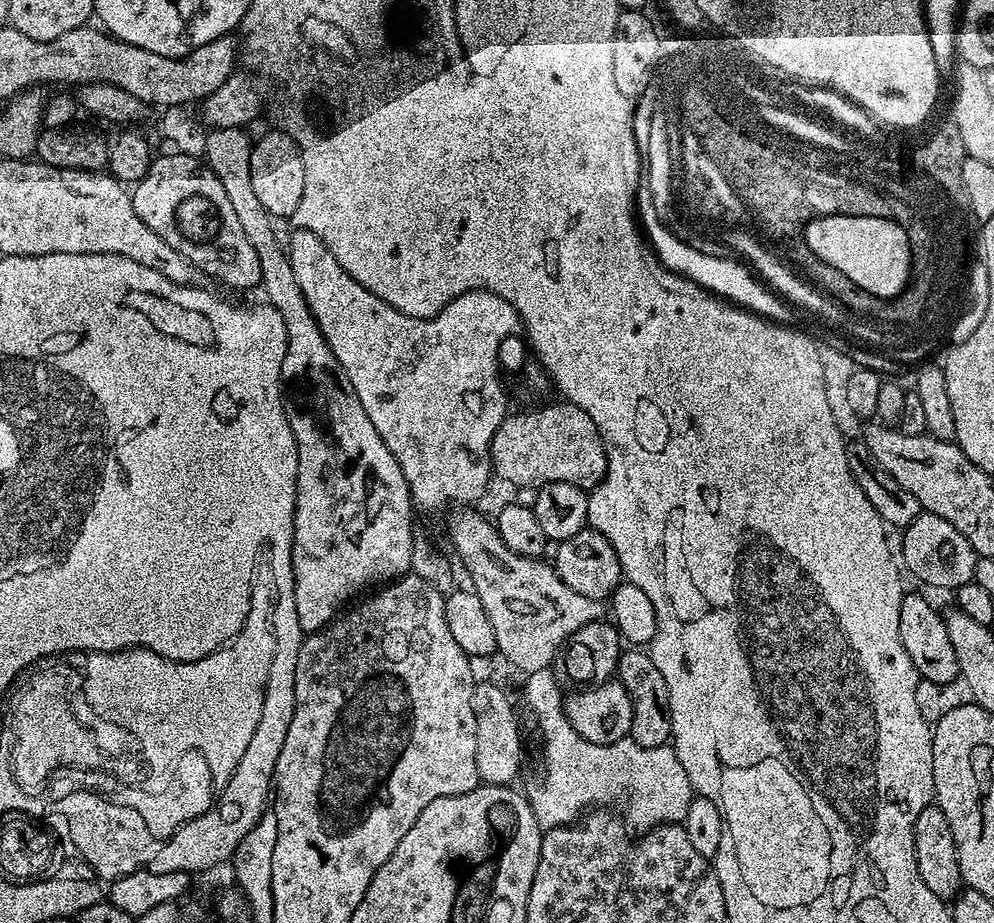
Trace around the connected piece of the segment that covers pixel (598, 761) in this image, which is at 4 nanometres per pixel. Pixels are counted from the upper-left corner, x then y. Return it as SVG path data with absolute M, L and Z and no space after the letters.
M546 667L523 677L524 700L536 719L536 728L544 743L544 777L530 791L530 803L540 829L574 824L593 806L611 806L619 810L629 829L636 831L637 828L637 833L640 834L657 824L679 824L684 821L686 810L690 810L694 789L690 778L686 778L686 770L682 770L682 762L678 762L676 751L668 744L653 748L638 746L638 742L630 738L609 744L586 742L586 738L582 738L582 734L578 734L578 730L570 726L564 714L562 691L560 692L560 684L552 671L551 667Z

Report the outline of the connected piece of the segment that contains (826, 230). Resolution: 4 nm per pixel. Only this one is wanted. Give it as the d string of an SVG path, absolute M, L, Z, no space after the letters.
M825 220L816 223L808 231L809 244L824 259L844 269L850 280L864 285L872 292L889 296L906 283L908 252L903 232L878 220Z

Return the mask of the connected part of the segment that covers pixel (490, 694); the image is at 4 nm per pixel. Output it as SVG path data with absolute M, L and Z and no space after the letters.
M477 683L472 699L474 706L474 758L478 761L478 774L486 784L513 783L512 779L520 772L524 760L524 744L520 741L520 720L512 700L496 684Z

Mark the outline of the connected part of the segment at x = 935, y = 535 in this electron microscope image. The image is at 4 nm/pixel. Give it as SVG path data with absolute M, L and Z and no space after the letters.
M921 511L920 516L903 529L902 536L904 541L900 548L898 544L898 552L907 575L909 572L914 579L921 580L932 588L955 590L973 583L974 566L978 559L974 546L970 546L970 542L966 542L966 534L954 530L954 526L946 522L946 518L938 518L938 514Z

